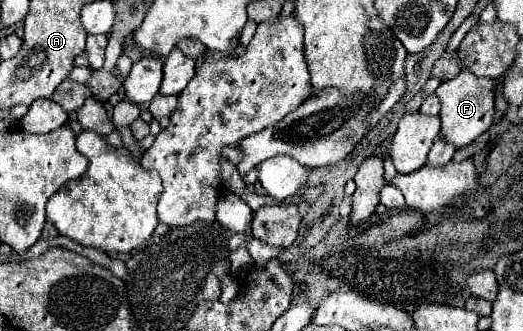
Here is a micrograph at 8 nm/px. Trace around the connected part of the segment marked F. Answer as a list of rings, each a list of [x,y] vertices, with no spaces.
[[[462,69],[454,79],[442,81],[440,87],[436,89],[436,95],[442,103],[440,137],[450,141],[456,149],[470,145],[494,121],[494,93],[492,93],[492,79],[488,79],[488,77],[478,79],[468,69]]]

